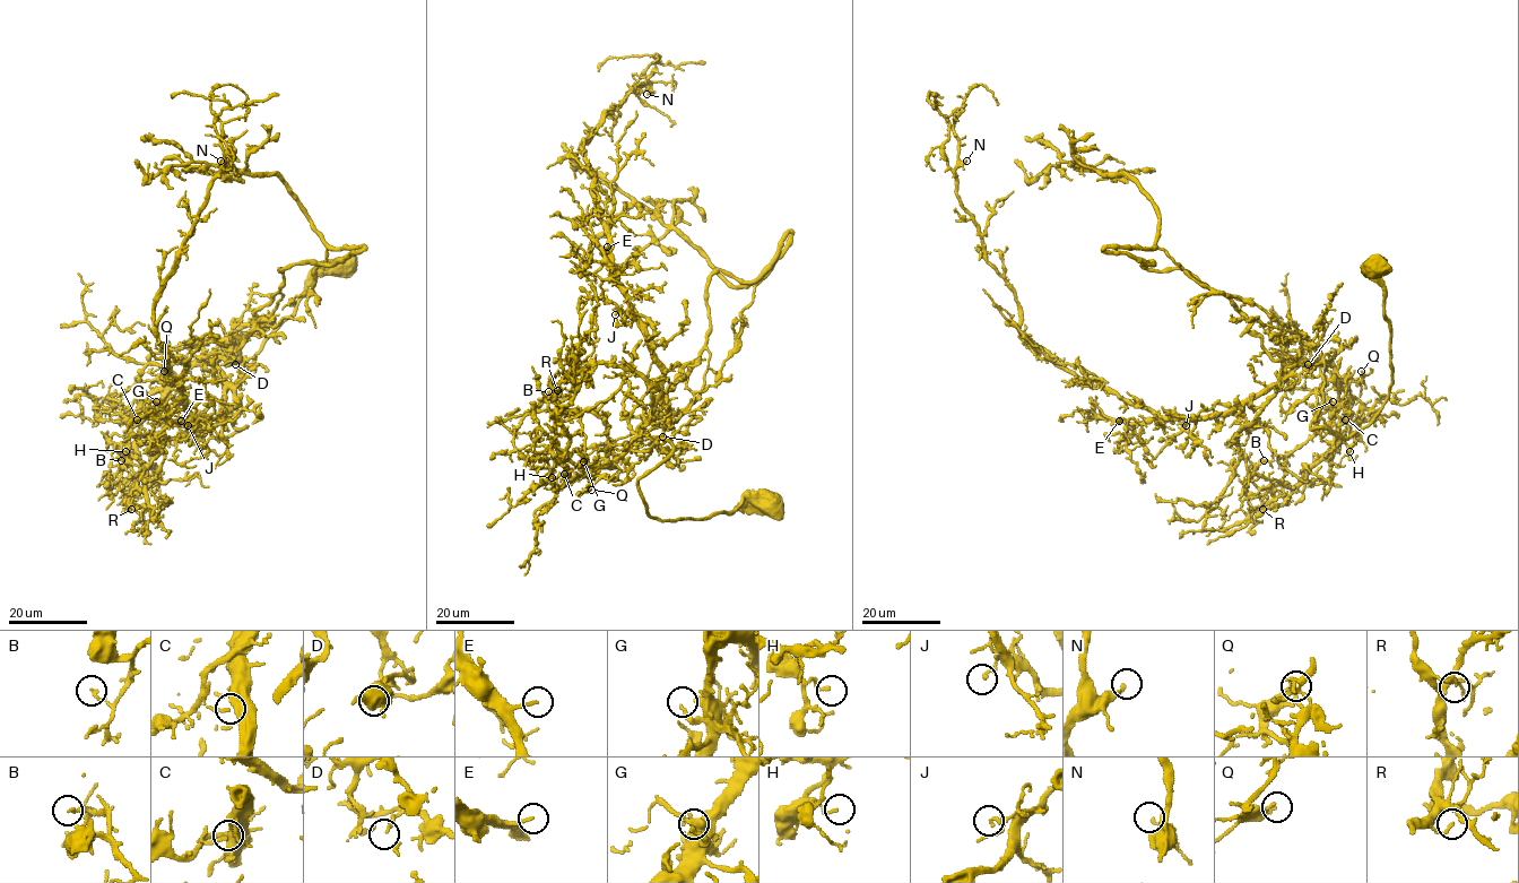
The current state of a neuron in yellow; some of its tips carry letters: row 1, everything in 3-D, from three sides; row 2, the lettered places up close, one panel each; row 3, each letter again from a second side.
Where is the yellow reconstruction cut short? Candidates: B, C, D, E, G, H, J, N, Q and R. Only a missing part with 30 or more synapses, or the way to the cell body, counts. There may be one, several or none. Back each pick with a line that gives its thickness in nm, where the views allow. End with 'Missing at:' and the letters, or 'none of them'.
E: 160 nm
Missing at: E

